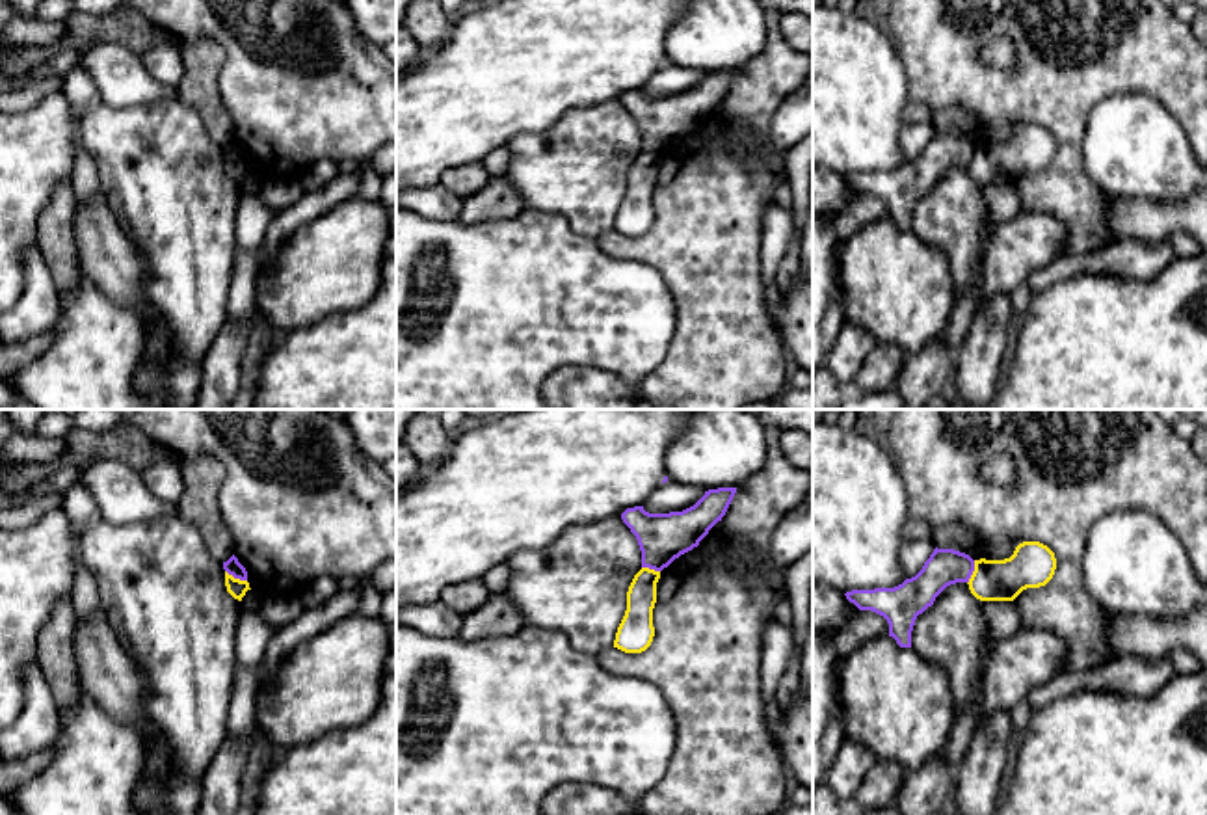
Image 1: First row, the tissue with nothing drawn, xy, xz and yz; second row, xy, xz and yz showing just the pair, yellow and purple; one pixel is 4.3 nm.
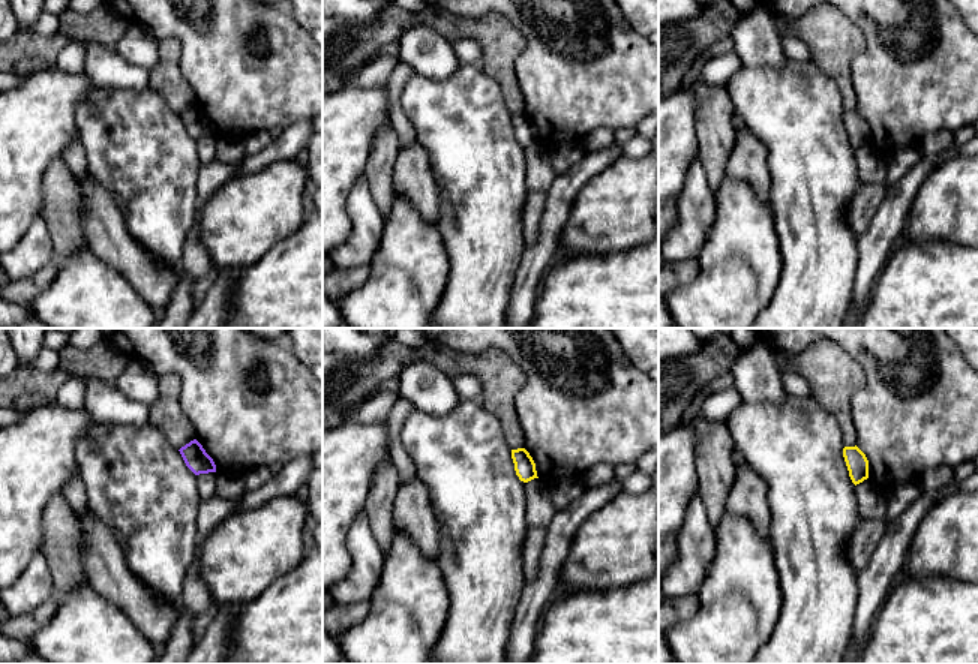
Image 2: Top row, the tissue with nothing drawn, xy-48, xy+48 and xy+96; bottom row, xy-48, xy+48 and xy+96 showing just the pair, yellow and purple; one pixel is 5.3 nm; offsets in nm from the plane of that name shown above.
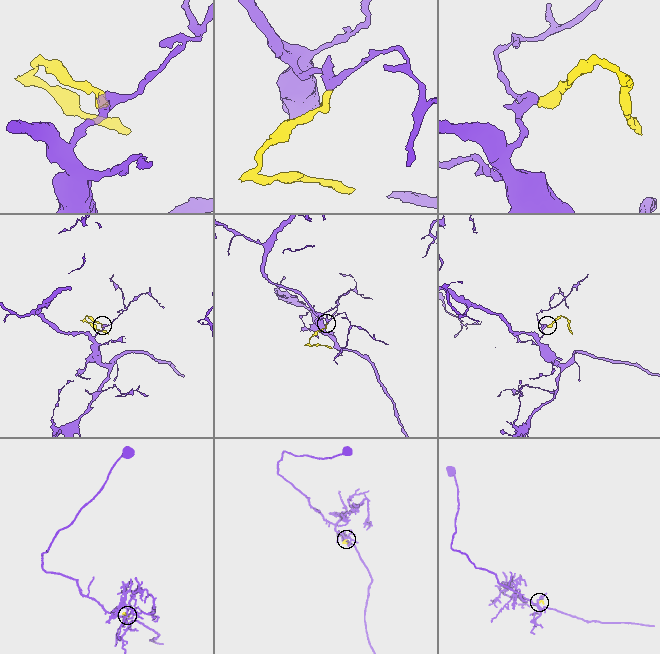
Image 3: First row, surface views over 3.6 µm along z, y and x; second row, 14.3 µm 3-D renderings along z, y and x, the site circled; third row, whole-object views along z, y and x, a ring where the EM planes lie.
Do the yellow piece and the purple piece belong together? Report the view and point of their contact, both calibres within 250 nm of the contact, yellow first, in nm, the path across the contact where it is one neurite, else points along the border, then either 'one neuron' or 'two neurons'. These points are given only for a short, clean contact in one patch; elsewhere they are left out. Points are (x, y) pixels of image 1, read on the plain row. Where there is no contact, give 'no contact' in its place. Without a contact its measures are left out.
yz (973, 155) | 190/160 nm | along yz (975, 144), (975, 153), (968, 166) | two neurons

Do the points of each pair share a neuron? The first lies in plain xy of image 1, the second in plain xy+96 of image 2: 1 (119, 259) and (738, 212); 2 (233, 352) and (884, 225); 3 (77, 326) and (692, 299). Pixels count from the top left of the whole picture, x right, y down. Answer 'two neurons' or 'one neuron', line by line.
1: two neurons
2: one neuron
3: one neuron

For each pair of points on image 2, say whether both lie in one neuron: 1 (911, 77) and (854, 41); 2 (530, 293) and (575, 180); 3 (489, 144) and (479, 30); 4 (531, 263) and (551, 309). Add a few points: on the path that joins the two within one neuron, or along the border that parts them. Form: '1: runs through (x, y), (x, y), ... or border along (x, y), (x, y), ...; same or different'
1: border along (846, 17), (864, 38), (852, 80); different
2: runs through (533, 264), (546, 245), (557, 209); same
3: border along (480, 66), (498, 84), (501, 96); different
4: border along (539, 294), (533, 312); different

